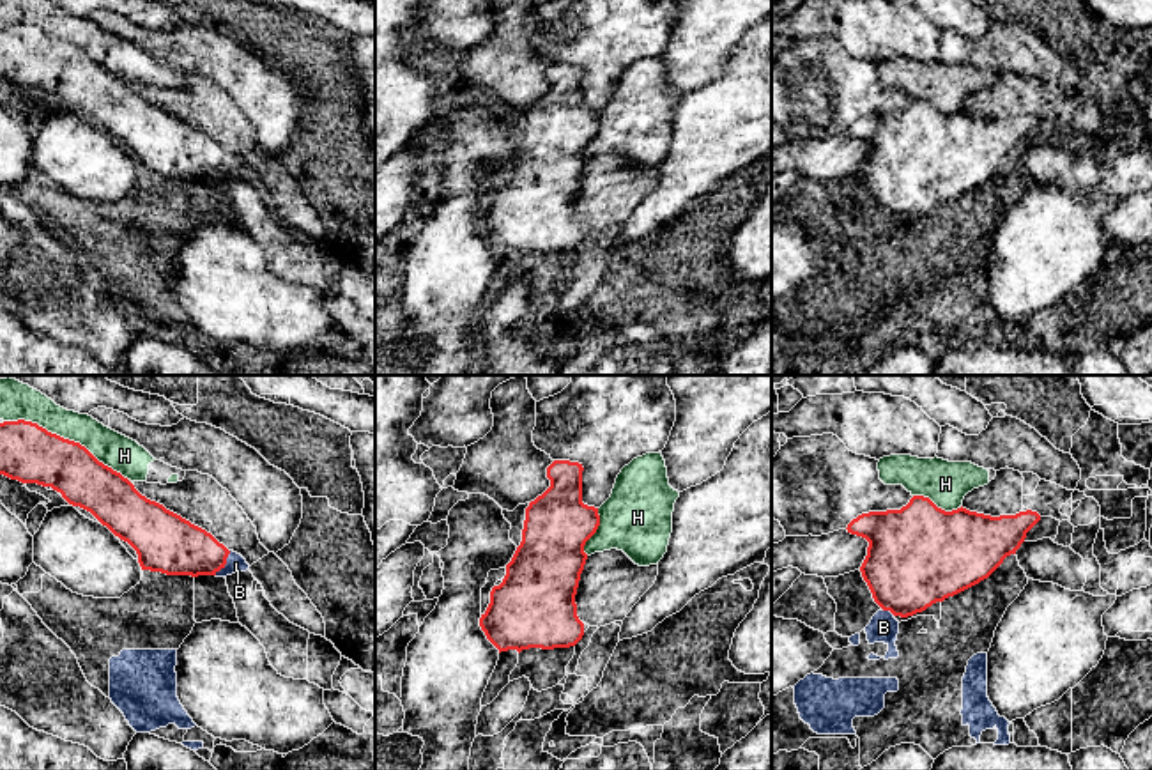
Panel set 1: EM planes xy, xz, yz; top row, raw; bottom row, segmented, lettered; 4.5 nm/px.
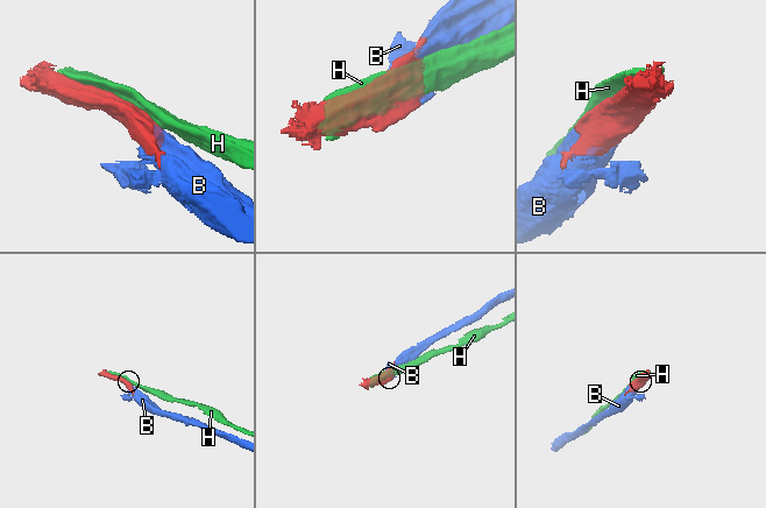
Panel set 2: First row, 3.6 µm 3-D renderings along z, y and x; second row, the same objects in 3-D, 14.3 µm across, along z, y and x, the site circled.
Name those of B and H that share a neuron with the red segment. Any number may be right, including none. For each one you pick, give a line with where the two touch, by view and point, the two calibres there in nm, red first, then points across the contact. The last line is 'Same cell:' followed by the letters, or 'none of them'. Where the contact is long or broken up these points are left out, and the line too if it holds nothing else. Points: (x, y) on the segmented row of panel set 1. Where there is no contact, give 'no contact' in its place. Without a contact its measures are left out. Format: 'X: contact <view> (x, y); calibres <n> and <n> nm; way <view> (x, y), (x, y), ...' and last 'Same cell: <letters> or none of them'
B: contact xy (225, 563); calibres 260 and 90 nm
Same cell: B

